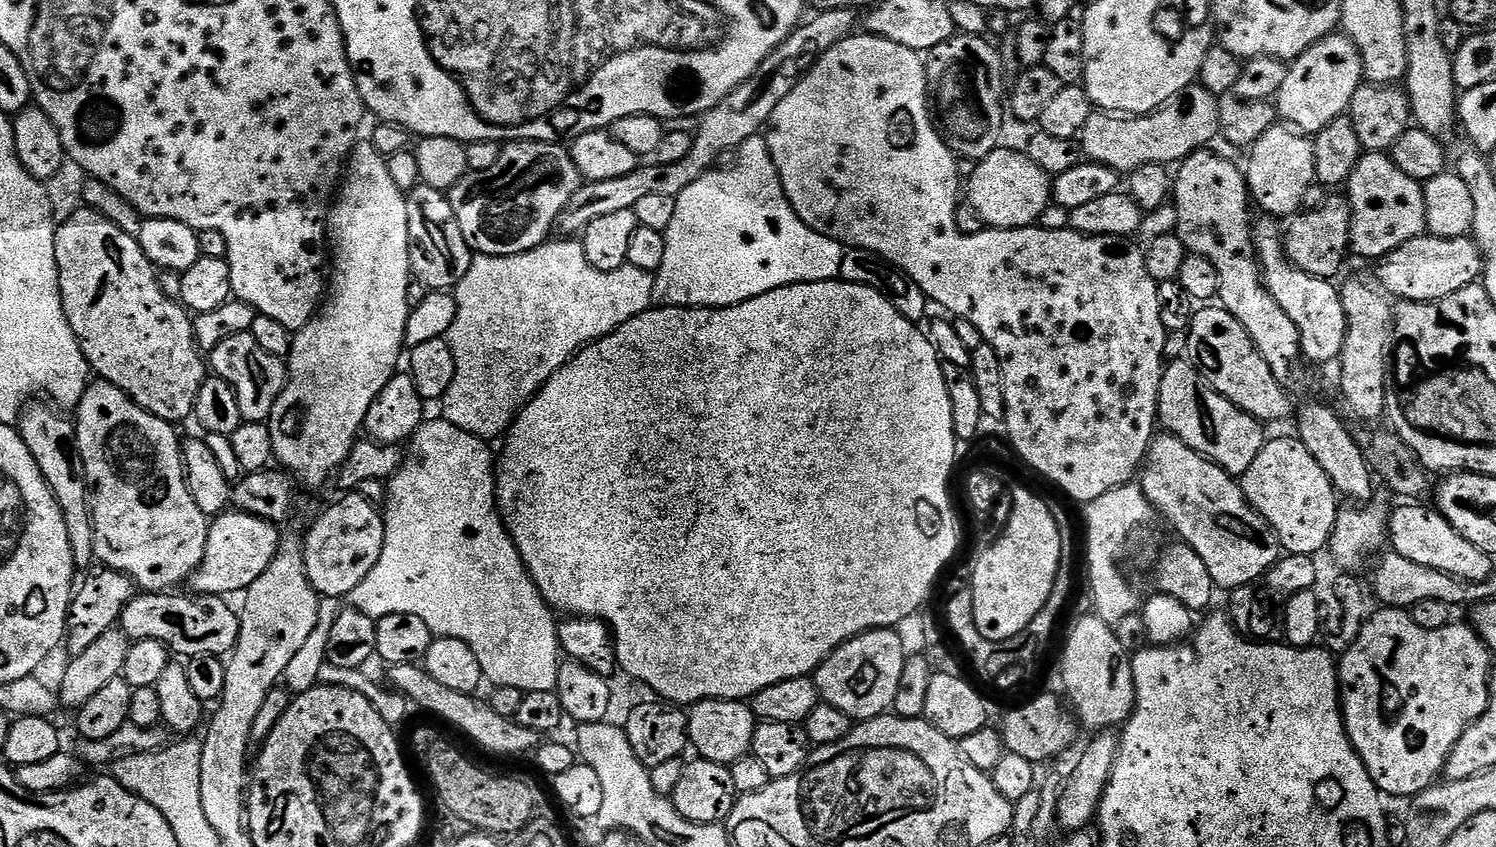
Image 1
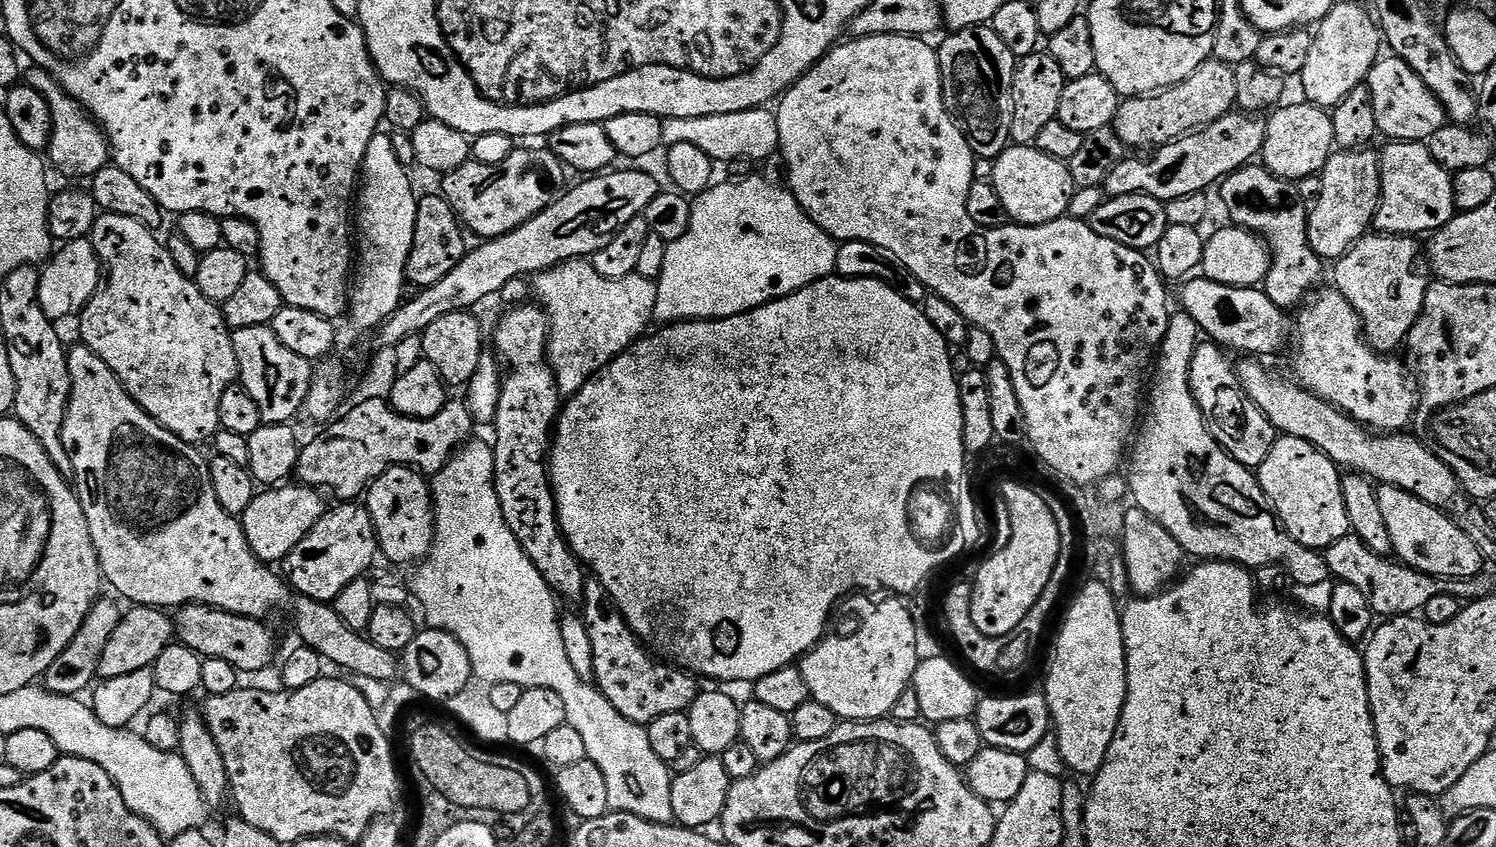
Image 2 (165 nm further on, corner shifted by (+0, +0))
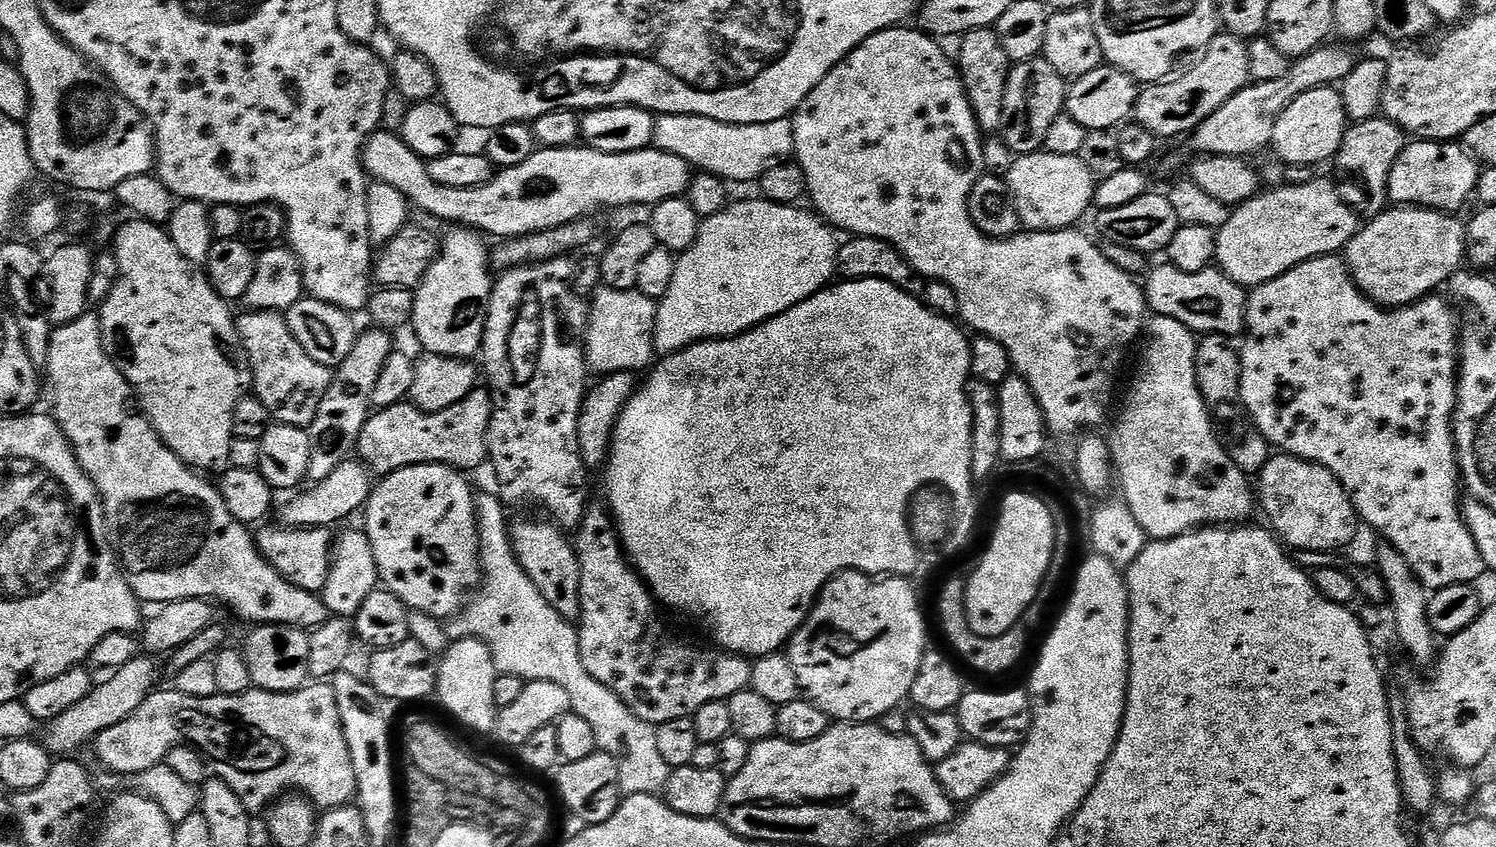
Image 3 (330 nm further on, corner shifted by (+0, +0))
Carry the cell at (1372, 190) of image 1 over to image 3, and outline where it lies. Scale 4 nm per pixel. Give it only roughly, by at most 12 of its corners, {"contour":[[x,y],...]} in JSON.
{"contour":[[1413,139],[1388,199],[1455,213],[1480,169],[1463,143]]}

